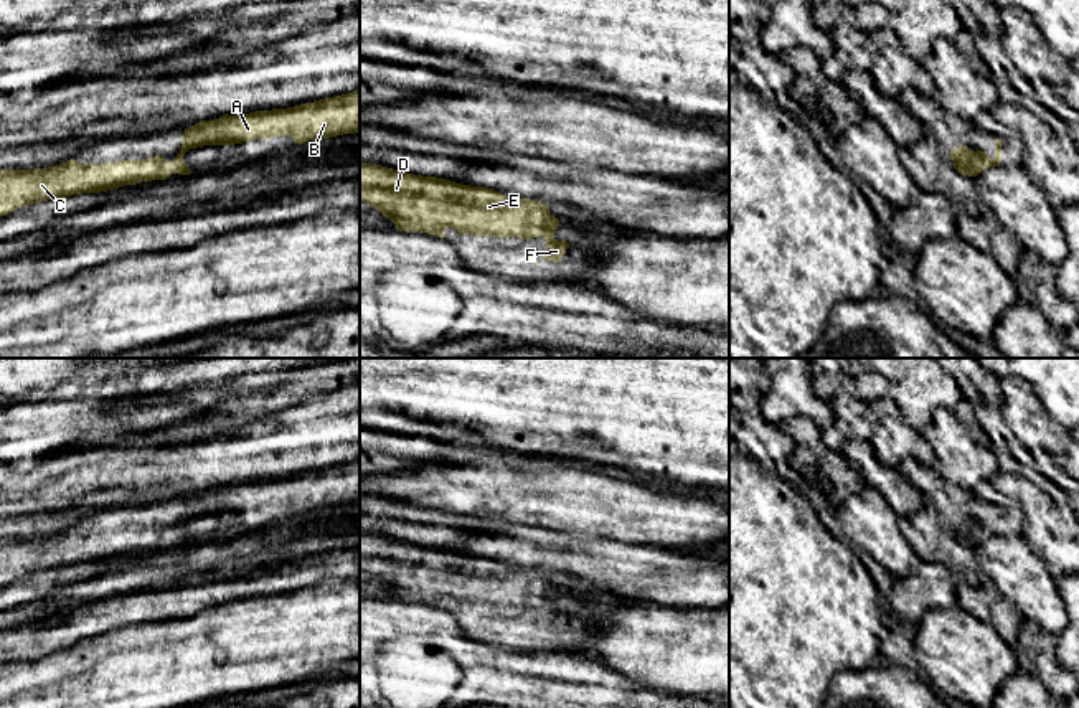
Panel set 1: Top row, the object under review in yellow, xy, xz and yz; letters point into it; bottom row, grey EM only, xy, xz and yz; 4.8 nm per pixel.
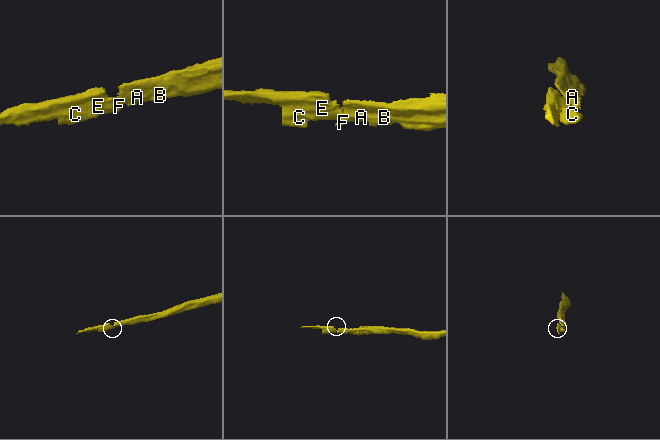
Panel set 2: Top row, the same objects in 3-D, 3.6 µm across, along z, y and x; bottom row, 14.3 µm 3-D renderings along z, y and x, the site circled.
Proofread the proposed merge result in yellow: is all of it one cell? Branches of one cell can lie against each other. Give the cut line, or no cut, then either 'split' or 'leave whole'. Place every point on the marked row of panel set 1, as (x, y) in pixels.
cut none; leave whole

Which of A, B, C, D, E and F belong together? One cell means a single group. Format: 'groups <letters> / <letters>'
groups A B C D E F

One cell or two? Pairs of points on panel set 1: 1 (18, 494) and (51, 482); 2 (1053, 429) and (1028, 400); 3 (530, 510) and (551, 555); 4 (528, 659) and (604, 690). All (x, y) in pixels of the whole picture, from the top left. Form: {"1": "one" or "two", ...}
{"1": "one", "2": "one", "3": "two", "4": "one"}

